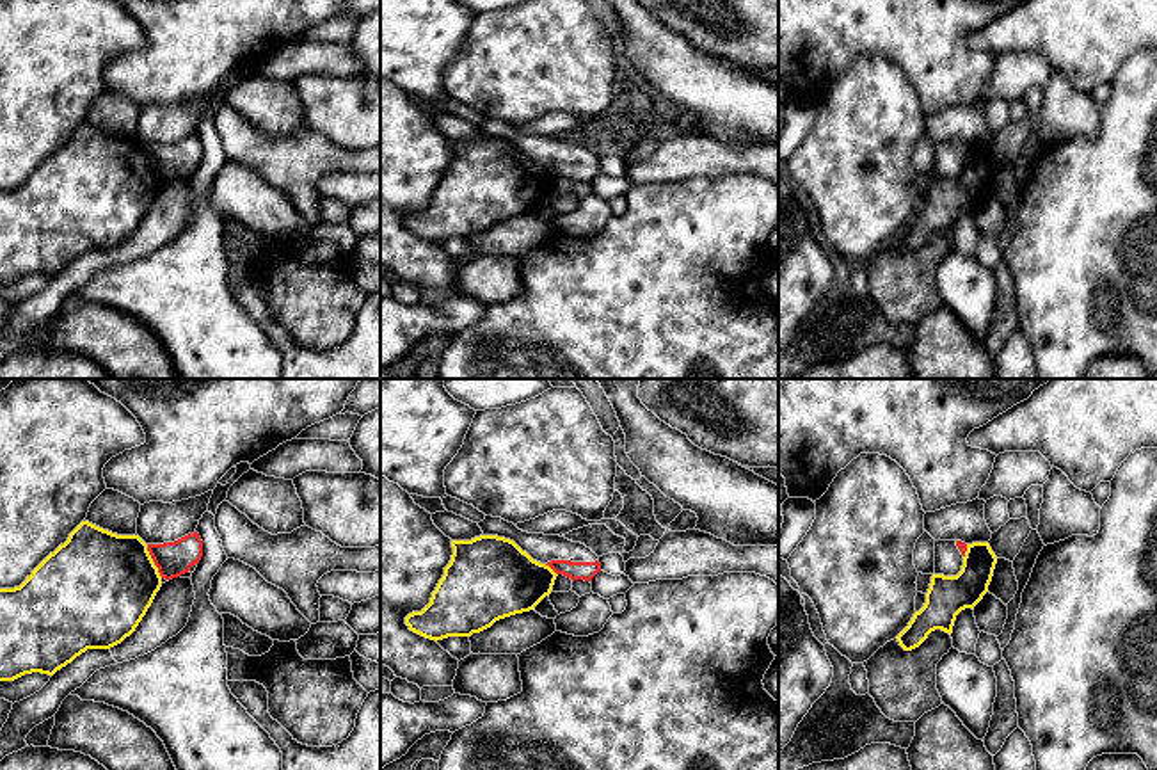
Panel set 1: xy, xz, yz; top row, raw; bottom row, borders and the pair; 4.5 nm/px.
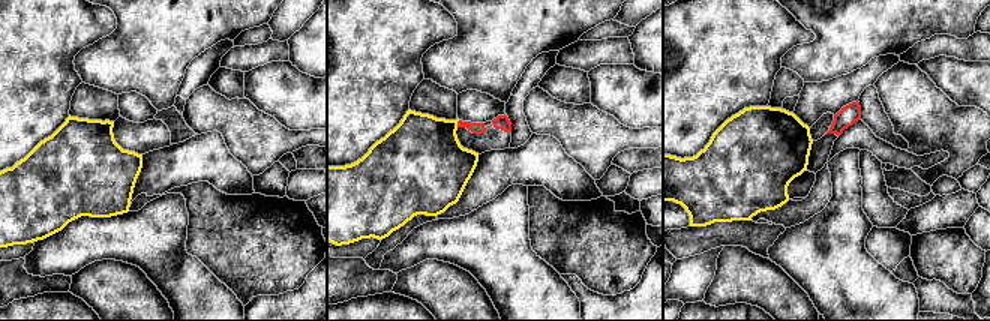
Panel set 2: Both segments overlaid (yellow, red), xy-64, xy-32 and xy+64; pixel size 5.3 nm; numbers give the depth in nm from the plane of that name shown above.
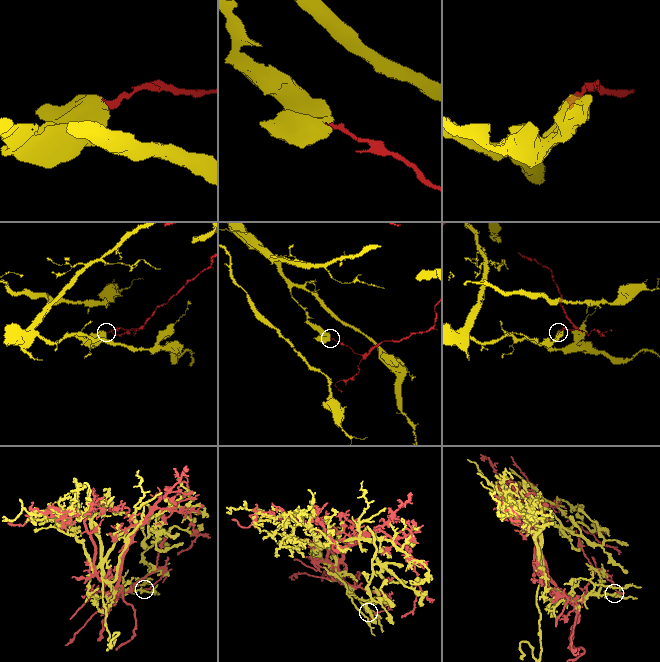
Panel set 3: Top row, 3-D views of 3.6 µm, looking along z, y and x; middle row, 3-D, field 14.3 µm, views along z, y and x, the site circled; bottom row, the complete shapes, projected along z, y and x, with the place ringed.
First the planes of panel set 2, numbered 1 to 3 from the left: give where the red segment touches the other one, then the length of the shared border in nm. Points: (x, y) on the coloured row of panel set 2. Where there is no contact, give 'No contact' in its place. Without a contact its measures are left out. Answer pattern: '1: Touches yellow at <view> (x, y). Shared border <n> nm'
1: No contact
2: Touches yellow at xy-32 (456, 123). Shared border 40 nm
3: No contact

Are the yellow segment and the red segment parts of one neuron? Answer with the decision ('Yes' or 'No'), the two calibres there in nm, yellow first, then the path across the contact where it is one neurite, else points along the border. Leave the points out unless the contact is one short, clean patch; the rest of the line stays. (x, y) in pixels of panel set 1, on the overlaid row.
No. Thickness 480 nm (yellow) against 160 nm. Boundary: xy (146, 545), (162, 577)

